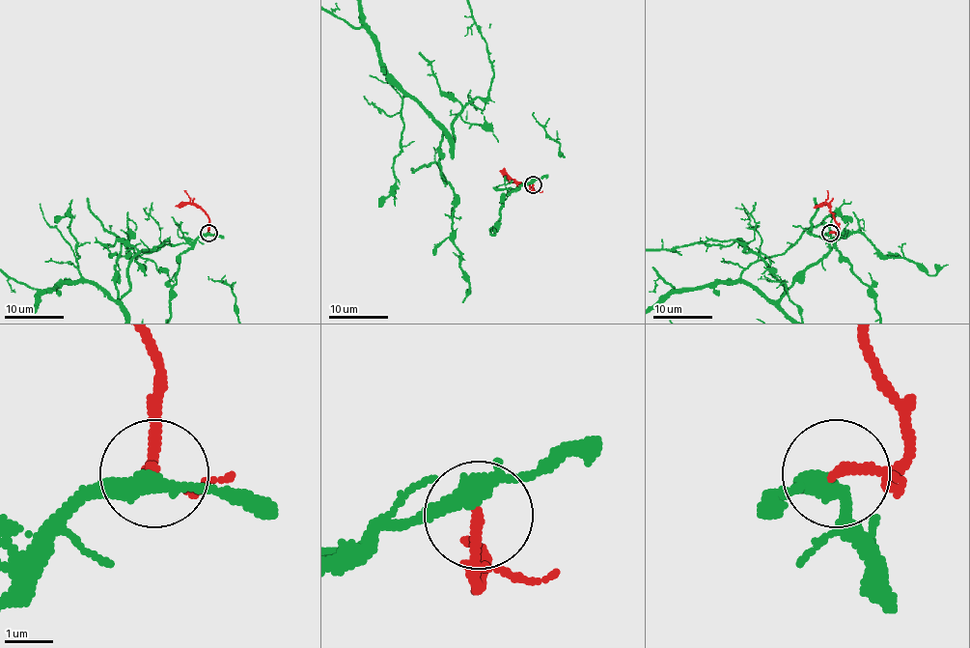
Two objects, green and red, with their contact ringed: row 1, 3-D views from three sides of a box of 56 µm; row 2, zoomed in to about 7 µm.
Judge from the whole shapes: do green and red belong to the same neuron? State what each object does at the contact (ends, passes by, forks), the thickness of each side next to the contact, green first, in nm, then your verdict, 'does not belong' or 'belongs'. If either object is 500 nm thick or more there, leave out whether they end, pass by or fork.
green forks there; red passes by; 280 nm thick on the green side, 150 nm on the other; belongs

